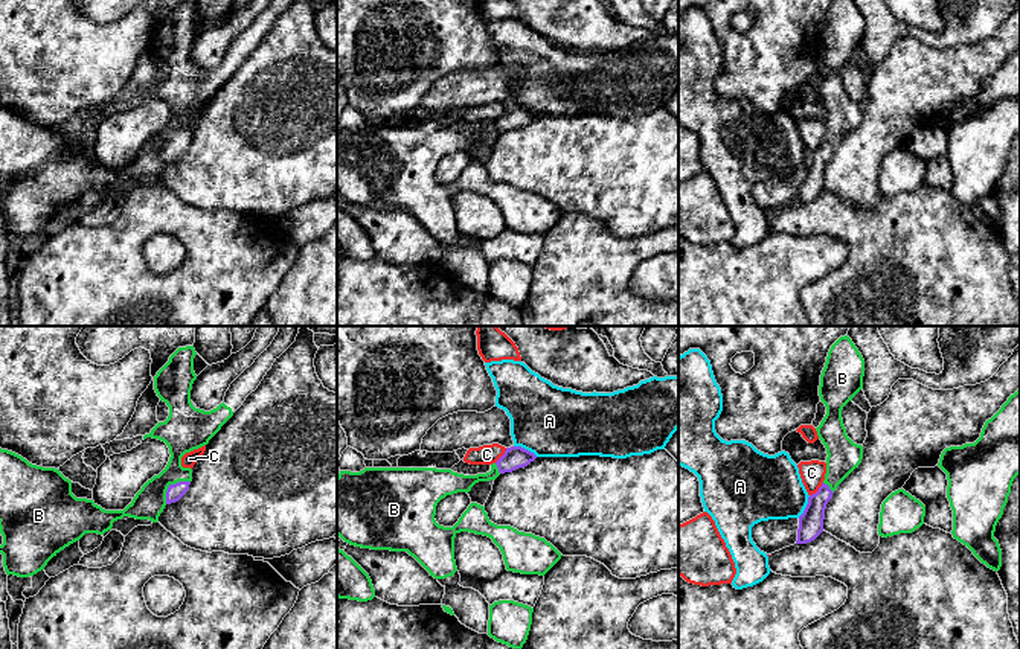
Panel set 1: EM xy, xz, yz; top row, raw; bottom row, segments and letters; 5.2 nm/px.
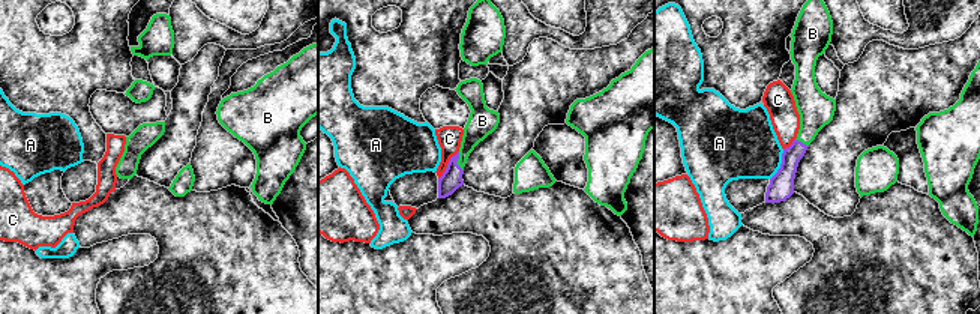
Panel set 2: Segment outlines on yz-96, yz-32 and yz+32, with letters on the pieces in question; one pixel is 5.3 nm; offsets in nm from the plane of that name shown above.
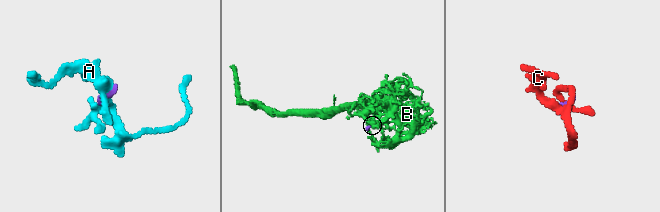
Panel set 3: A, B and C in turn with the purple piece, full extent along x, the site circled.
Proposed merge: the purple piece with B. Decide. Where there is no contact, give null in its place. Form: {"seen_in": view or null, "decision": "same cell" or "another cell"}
{"seen_in": "xy", "decision": "same cell"}

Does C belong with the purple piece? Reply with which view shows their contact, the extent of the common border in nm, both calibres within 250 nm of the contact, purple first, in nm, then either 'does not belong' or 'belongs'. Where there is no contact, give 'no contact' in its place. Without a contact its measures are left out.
yz | 100 nm | 130/130 nm | does not belong

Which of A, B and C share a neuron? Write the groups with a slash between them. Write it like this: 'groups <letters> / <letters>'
groups A C / B

